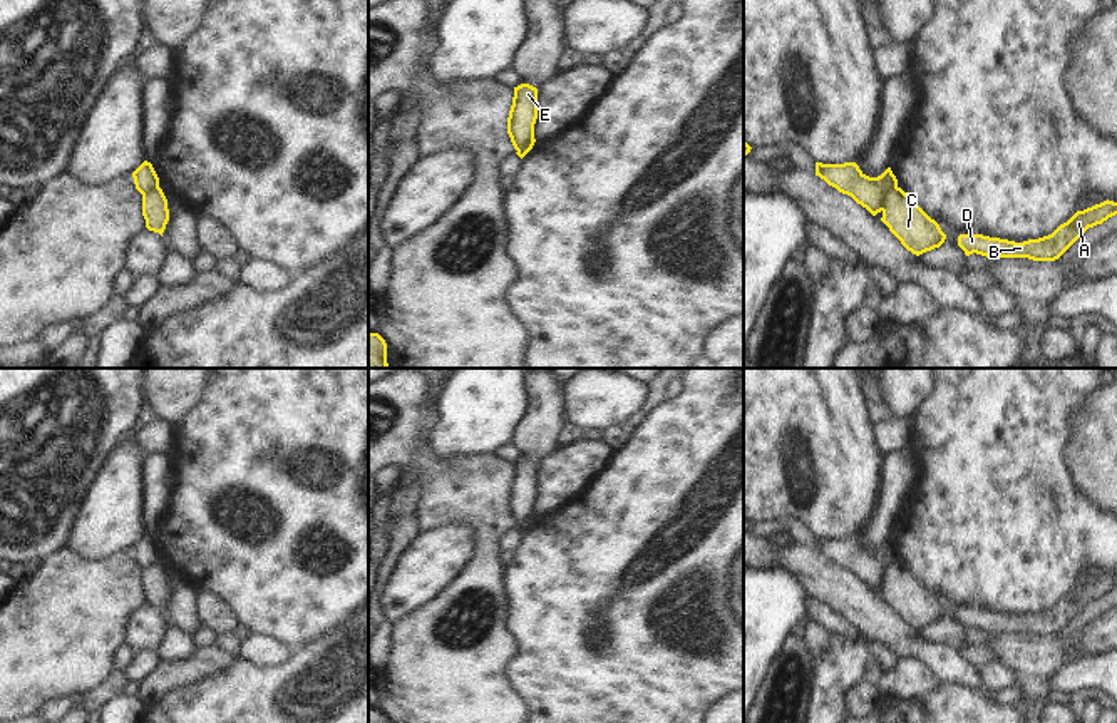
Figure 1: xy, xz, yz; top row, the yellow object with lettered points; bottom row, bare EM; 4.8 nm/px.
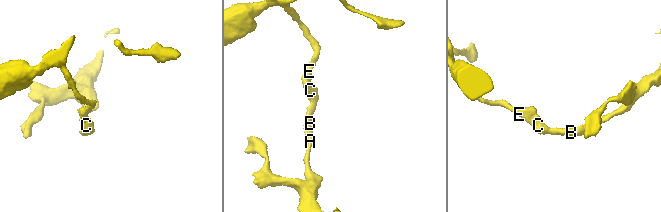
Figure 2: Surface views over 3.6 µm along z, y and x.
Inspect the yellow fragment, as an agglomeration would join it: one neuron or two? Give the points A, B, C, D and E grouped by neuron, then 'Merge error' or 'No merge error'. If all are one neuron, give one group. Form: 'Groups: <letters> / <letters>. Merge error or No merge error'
Groups: A B C D / E. Merge error.

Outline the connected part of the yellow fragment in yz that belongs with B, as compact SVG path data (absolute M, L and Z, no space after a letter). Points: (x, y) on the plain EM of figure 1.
M1104 576L1084 586L1077 586L1067 597L1060 599L1052 609L1015 618L983 609L960 609L958 621L966 631L976 628L988 634L1028 633L1033 636L1058 634L1089 602L1102 599L1117 589L1117 577Z

